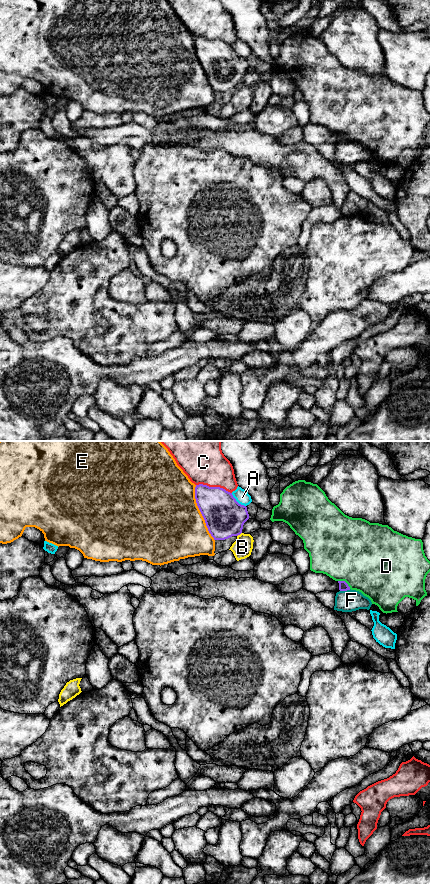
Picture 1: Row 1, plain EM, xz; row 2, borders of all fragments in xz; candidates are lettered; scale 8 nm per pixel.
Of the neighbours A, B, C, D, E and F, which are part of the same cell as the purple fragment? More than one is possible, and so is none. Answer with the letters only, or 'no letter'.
no letter

